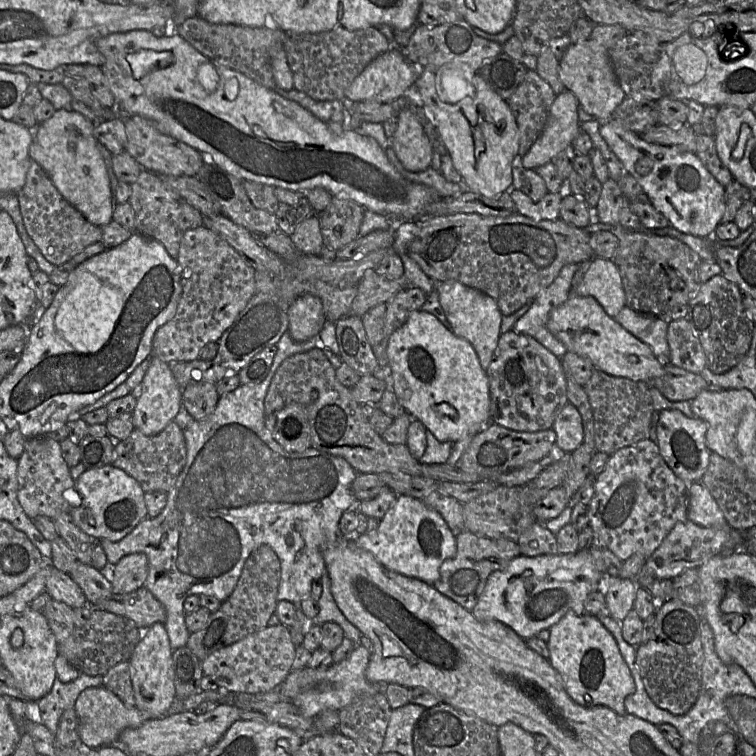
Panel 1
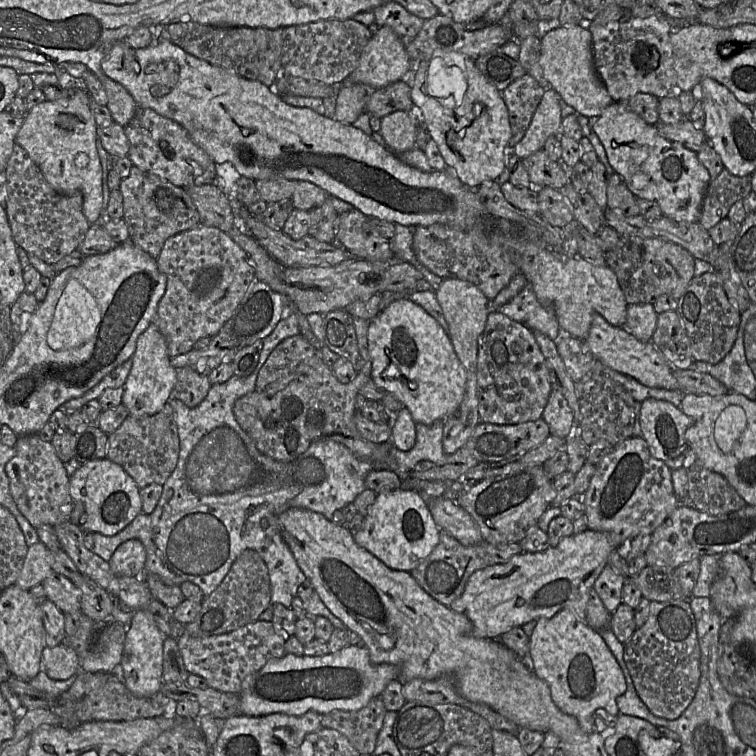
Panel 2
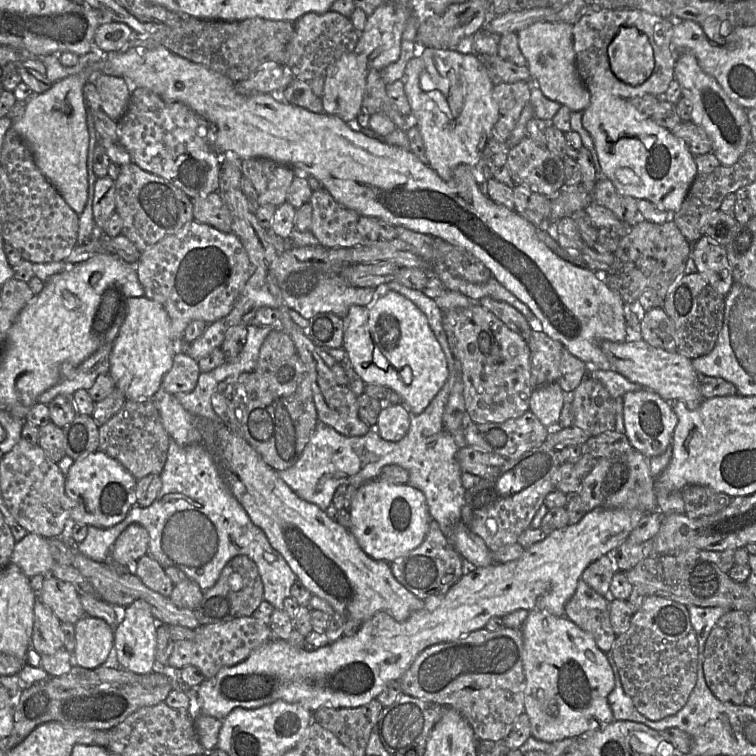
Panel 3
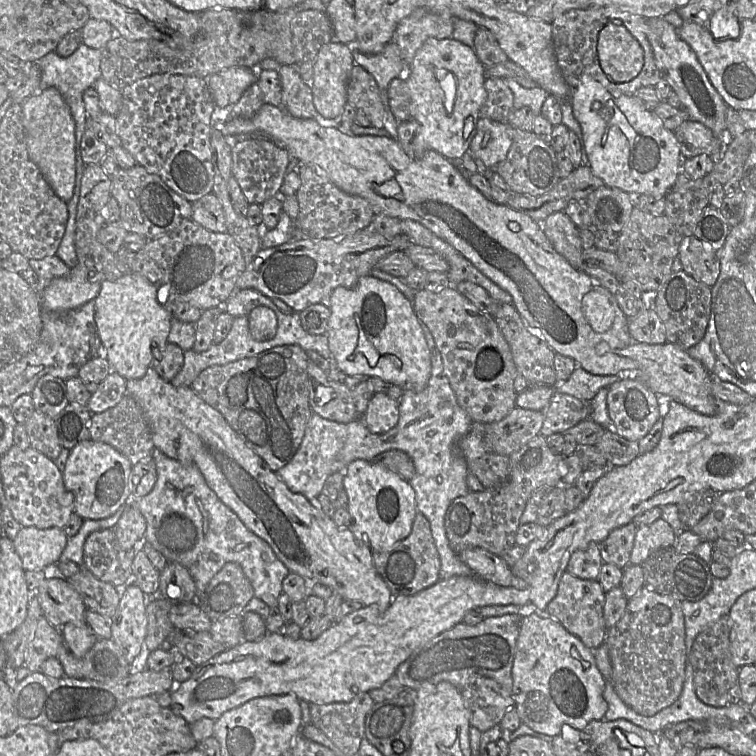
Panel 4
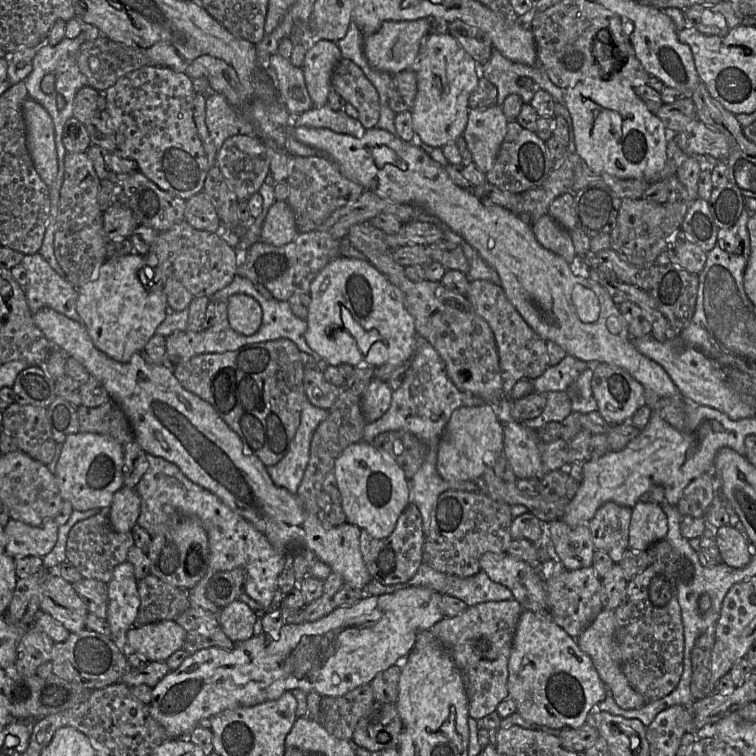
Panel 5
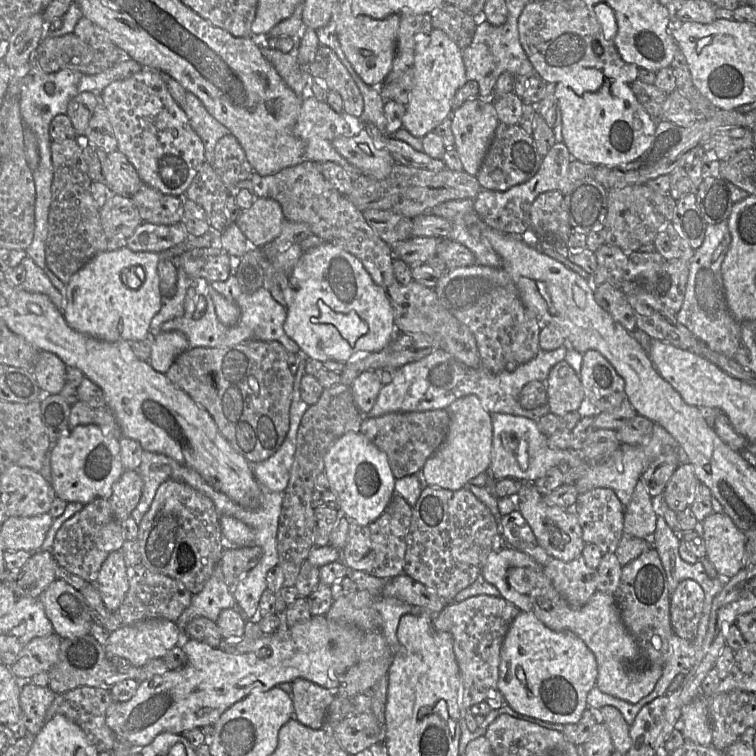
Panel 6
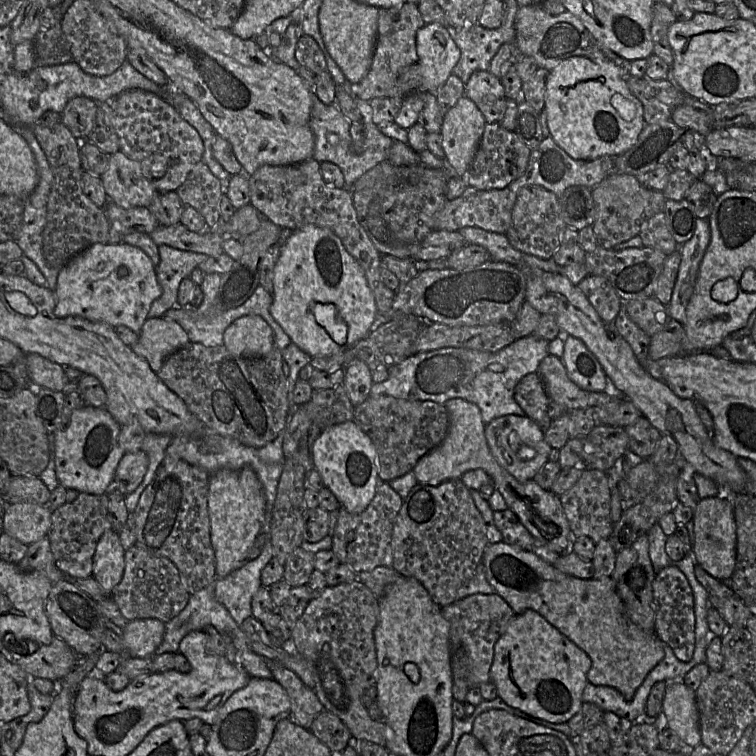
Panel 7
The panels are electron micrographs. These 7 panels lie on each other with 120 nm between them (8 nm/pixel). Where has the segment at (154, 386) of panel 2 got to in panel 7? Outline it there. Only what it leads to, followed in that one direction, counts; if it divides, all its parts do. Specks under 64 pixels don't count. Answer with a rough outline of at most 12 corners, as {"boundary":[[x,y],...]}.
{"boundary":[[96,243],[59,270],[57,317],[140,333],[162,294],[139,247]]}

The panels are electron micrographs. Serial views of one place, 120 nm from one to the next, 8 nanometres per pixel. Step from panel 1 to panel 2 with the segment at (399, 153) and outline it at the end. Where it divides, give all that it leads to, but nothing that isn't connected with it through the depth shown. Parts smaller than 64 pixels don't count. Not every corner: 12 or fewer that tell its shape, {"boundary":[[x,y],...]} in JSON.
{"boundary":[[415,106],[381,118],[379,134],[398,152],[415,148]]}

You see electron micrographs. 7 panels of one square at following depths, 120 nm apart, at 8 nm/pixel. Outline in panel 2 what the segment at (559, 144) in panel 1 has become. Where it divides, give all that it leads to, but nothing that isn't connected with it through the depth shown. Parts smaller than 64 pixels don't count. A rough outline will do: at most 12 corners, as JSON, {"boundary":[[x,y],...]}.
{"boundary":[[545,91],[524,137],[513,148],[519,160],[561,134],[562,102]]}

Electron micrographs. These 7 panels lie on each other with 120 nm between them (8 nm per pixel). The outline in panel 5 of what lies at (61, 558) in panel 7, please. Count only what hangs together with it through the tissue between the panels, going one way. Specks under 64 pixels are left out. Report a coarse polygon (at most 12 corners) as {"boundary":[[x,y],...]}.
{"boundary":[[108,510],[71,528],[66,561],[82,578],[108,583],[127,561],[132,533]]}

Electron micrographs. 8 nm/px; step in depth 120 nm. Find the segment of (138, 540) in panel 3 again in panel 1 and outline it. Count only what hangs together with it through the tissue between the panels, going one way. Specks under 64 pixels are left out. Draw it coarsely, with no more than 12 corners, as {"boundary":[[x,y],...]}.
{"boundary":[[144,553],[126,555],[105,572],[113,594],[144,586]]}

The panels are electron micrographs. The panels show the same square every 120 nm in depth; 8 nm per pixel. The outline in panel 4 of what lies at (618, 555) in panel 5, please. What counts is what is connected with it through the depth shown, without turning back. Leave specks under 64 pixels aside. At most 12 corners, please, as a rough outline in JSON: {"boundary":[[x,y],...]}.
{"boundary":[[630,522],[598,543],[603,563],[630,563],[636,529]]}

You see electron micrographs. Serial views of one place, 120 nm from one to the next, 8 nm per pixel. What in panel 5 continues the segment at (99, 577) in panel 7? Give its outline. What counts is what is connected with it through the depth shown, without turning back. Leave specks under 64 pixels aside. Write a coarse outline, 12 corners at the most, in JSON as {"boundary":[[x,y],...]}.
{"boundary":[[129,562],[107,583],[107,622],[123,652],[140,605]]}

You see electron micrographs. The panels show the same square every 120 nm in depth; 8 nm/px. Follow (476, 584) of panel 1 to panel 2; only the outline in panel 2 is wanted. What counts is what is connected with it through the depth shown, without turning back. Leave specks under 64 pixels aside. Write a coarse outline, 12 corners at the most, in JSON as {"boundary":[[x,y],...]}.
{"boundary":[[439,542],[410,572],[439,603],[464,592],[477,570],[522,553],[519,543]]}

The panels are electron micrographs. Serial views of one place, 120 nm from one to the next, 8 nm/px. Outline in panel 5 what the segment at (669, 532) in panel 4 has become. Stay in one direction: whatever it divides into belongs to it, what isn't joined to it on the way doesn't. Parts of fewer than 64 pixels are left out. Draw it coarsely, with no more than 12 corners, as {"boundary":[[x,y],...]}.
{"boundary":[[658,504],[631,508],[629,549],[647,550],[664,540],[667,517]]}

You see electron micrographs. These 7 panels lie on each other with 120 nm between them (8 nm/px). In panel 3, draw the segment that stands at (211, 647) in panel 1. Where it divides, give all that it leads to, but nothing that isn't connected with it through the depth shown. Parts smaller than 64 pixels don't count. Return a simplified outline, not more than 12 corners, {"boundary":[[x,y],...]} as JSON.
{"boundary":[[247,556],[229,560],[194,611],[199,625],[252,616],[263,583]]}

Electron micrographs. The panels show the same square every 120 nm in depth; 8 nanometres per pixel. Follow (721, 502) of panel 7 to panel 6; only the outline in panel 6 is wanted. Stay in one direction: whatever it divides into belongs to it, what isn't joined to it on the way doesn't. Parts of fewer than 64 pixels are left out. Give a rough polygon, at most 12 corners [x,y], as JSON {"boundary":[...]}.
{"boundary":[[726,513],[702,522],[706,558],[726,580],[744,568],[746,537]]}

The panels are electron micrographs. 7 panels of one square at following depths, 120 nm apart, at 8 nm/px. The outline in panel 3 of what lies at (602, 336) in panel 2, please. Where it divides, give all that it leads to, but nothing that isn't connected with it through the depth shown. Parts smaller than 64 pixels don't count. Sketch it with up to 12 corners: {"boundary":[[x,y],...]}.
{"boundary":[[642,339],[603,340],[613,371],[695,410],[704,399],[689,358]]}

